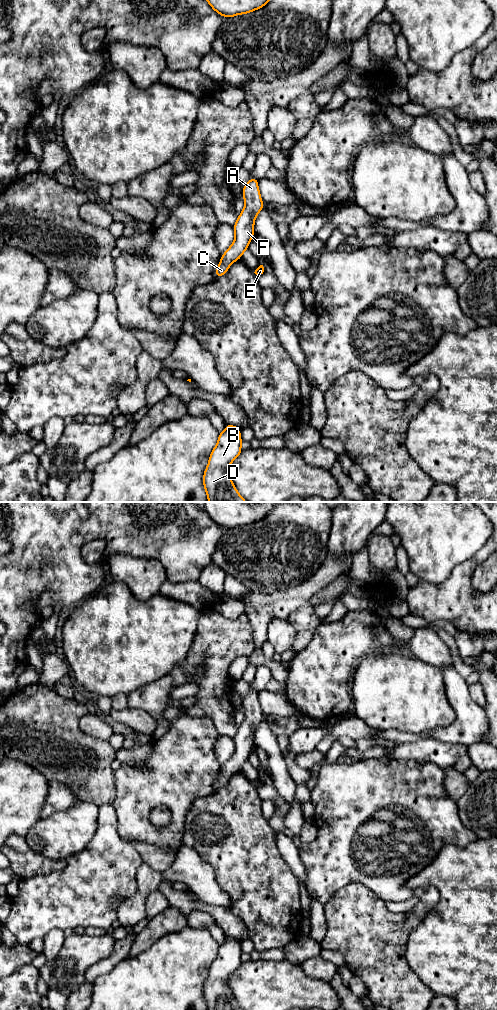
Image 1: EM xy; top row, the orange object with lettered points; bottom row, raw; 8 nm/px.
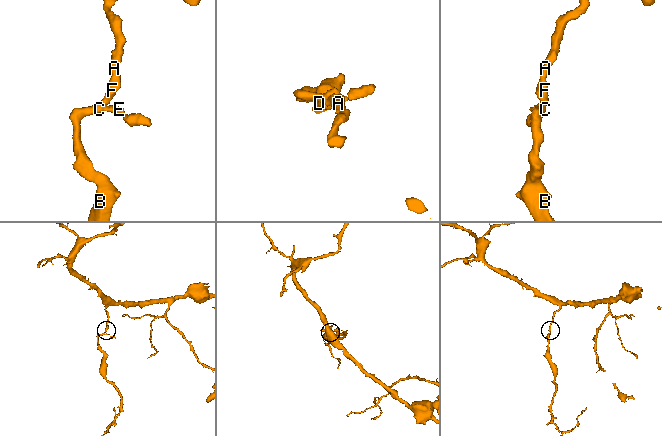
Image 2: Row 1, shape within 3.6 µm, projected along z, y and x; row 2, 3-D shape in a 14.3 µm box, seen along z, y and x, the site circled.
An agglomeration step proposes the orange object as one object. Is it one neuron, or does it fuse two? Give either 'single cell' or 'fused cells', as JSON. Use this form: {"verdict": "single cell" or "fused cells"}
{"verdict": "single cell"}

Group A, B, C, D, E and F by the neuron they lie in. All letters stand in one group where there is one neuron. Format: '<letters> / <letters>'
A B C D E F

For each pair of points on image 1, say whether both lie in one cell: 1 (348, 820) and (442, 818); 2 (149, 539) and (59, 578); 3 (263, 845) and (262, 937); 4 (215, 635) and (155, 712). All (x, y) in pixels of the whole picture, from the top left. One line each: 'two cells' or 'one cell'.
1: one cell
2: one cell
3: one cell
4: one cell

